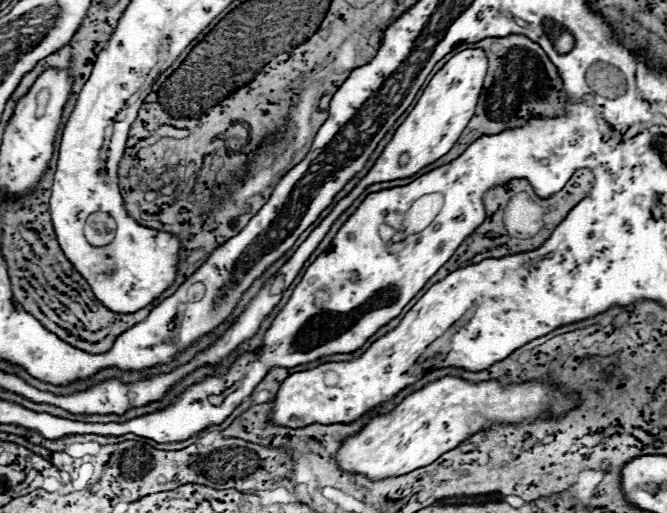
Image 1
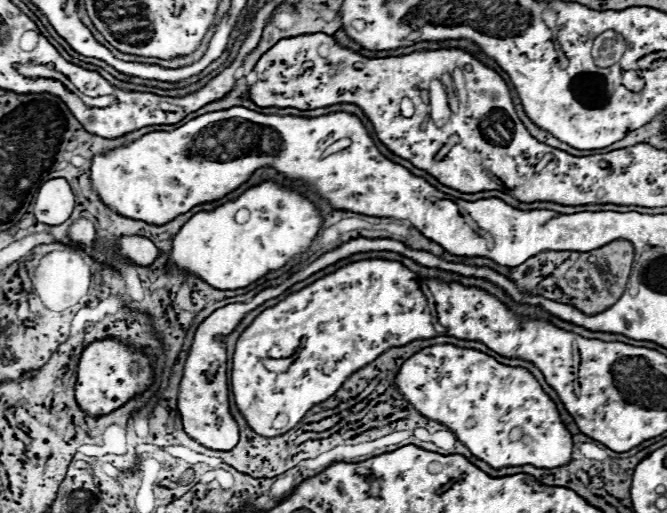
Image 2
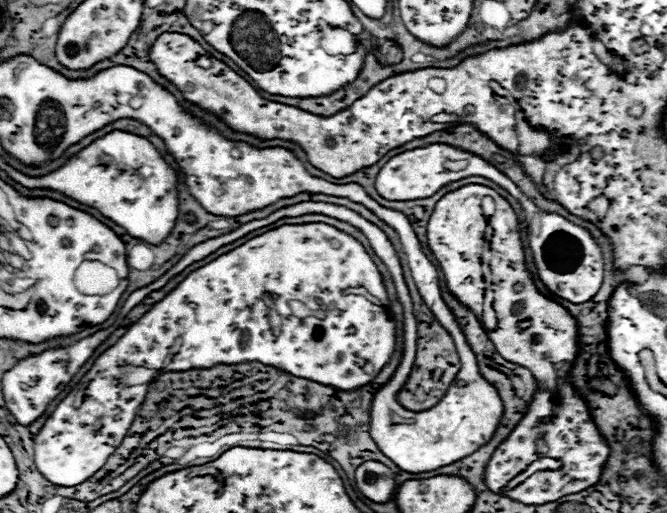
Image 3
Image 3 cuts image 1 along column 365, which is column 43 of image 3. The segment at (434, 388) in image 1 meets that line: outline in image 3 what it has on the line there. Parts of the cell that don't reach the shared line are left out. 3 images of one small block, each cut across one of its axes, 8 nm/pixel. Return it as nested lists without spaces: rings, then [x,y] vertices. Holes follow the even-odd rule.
[[[322,222],[280,226],[276,230],[270,230],[262,236],[248,240],[236,250],[194,270],[164,300],[154,304],[150,312],[146,312],[136,324],[132,324],[114,346],[110,346],[102,356],[98,356],[92,370],[84,378],[88,382],[88,390],[84,392],[82,406],[78,408],[74,406],[74,394],[70,394],[66,400],[58,404],[58,408],[52,412],[52,416],[46,420],[46,424],[42,426],[42,430],[34,440],[36,468],[52,484],[76,486],[88,480],[94,472],[98,472],[106,464],[106,460],[126,438],[128,428],[134,422],[148,392],[148,384],[136,384],[126,388],[126,384],[122,382],[124,366],[186,372],[190,368],[212,368],[218,364],[262,362],[264,366],[274,366],[292,376],[314,380],[326,386],[336,386],[340,390],[354,390],[368,384],[394,352],[394,320],[388,318],[386,306],[372,304],[366,296],[344,294],[346,288],[358,286],[364,286],[368,294],[388,304],[380,272],[376,264],[370,260],[364,246],[352,236]],[[264,294],[270,294],[270,298],[276,304],[276,312],[282,318],[280,334],[274,334],[274,330],[270,328],[268,320],[270,308],[262,300]],[[290,300],[306,304],[310,308],[310,316],[296,318],[288,306]],[[175,344],[179,345],[176,351],[174,351]],[[168,355],[170,361],[164,364]],[[96,422],[100,424],[98,430],[94,430]]]

